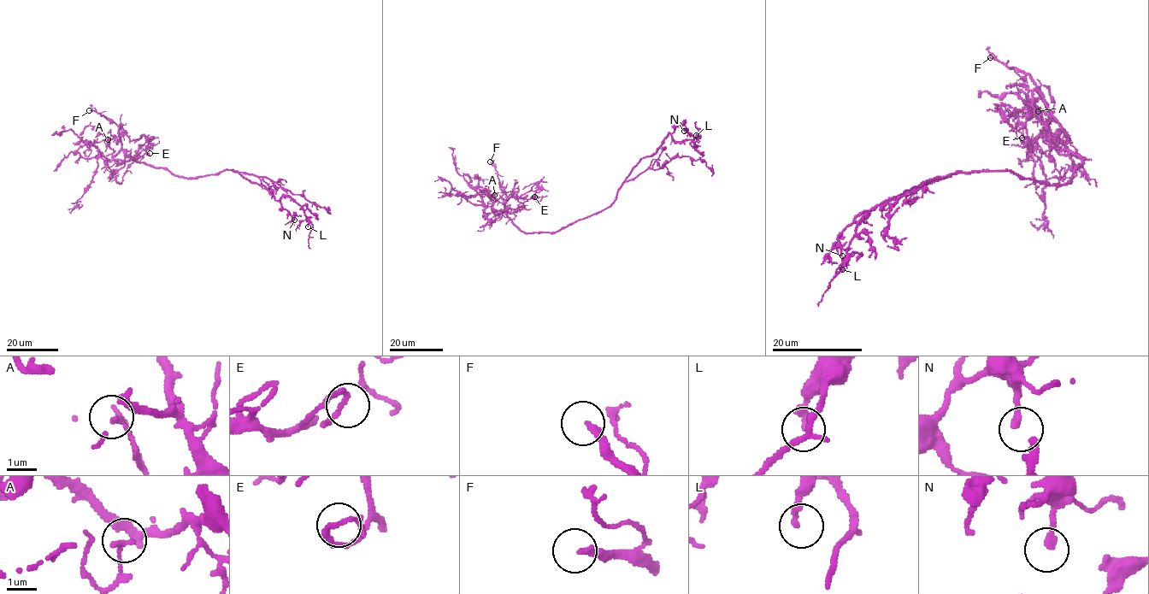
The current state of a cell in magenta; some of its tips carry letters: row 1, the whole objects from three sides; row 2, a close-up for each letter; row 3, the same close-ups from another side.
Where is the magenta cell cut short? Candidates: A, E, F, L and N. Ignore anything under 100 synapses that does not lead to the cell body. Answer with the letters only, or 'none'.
none

